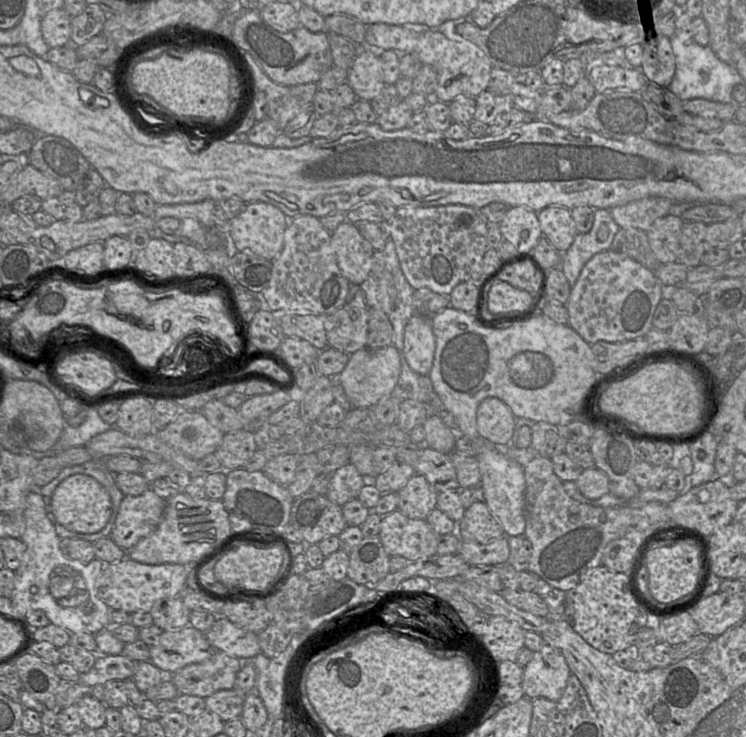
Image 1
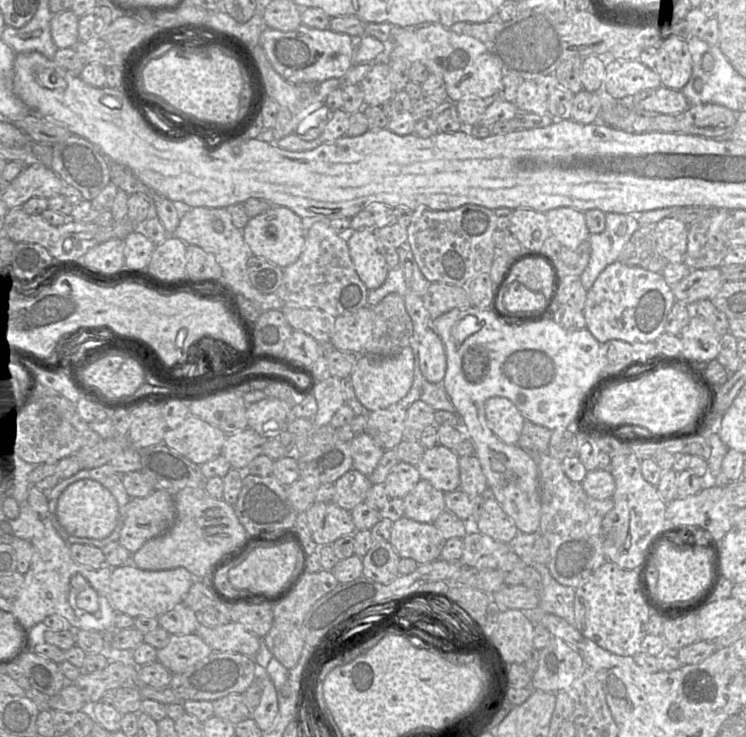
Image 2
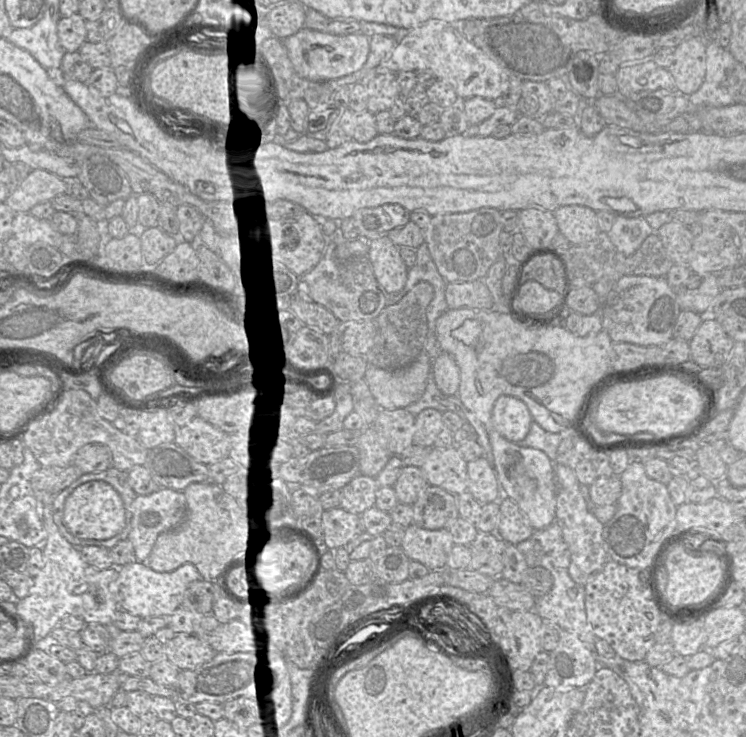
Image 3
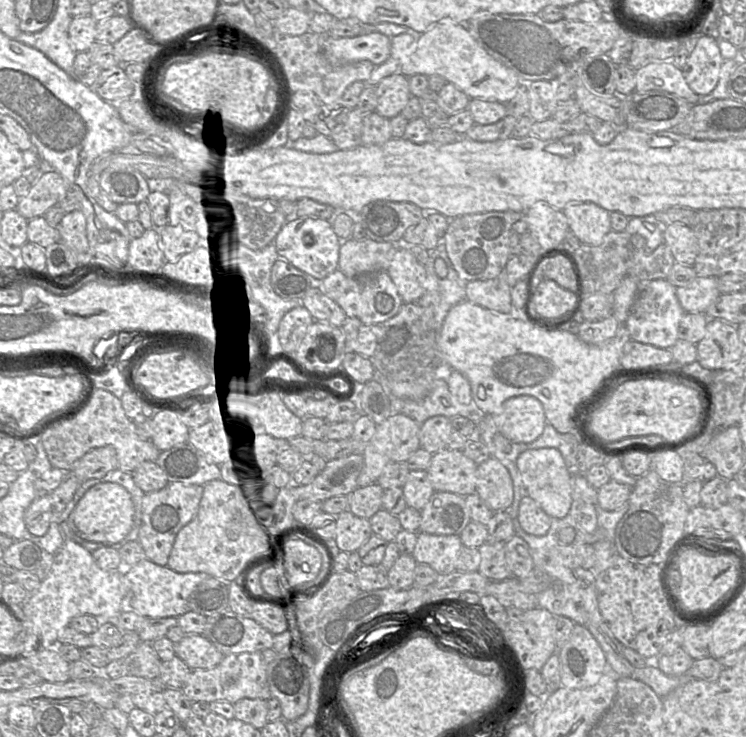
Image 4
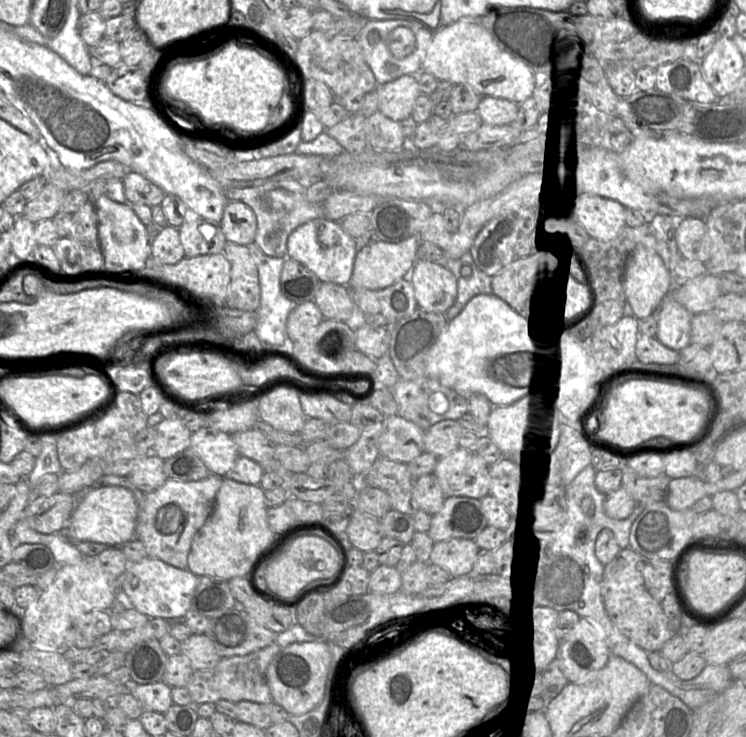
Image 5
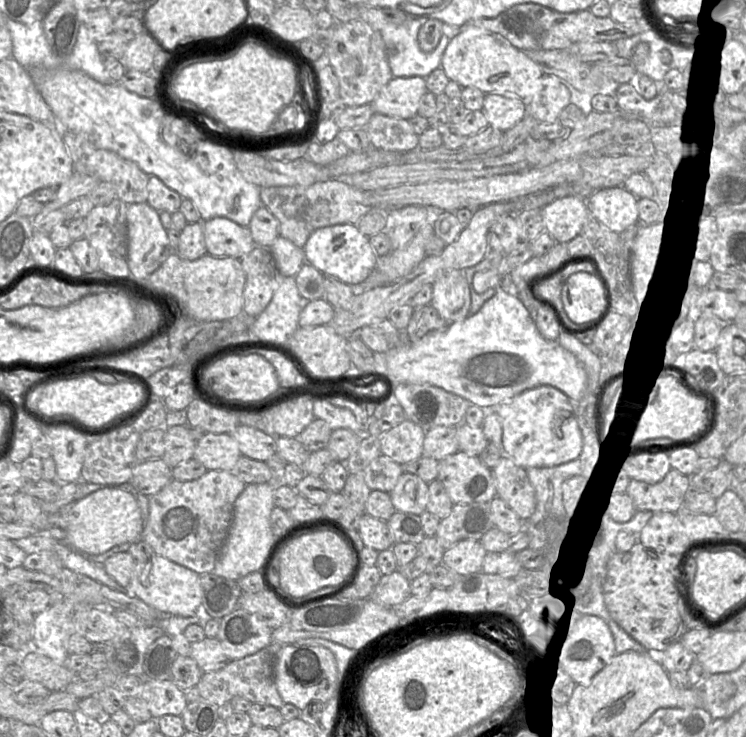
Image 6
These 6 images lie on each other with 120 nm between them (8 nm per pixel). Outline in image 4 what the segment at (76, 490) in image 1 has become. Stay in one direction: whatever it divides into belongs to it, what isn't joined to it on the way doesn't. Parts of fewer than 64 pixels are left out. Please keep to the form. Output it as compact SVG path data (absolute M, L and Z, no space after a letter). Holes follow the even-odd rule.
M117 483L92 486L79 500L68 518L68 530L88 543L119 543L130 533L134 522L134 504L129 492Z

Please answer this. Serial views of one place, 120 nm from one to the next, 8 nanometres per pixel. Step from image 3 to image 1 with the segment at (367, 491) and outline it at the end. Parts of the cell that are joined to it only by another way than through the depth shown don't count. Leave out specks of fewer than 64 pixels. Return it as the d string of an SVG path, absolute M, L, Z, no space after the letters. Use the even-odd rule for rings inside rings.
M350 462L333 472L325 496L342 507L352 499L357 499L365 479Z

